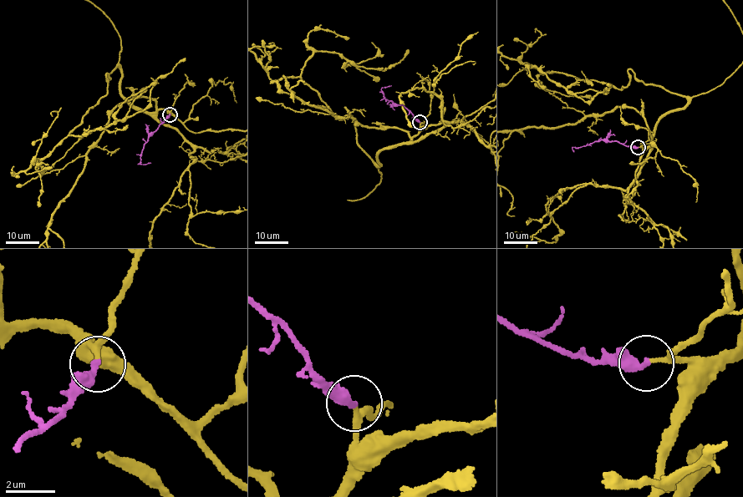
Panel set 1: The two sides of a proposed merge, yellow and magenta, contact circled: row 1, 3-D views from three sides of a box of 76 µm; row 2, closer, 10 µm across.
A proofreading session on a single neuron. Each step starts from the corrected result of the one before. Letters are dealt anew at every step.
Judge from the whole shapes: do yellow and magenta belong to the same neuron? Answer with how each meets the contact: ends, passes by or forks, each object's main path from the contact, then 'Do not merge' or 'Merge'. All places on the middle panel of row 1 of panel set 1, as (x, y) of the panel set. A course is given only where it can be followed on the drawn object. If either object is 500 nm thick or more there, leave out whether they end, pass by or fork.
At the ring yellow passes by. At the ring magenta ends. Course of magenta: (419, 122), (404, 106), (384, 98), (381, 88), (391, 86). Merge

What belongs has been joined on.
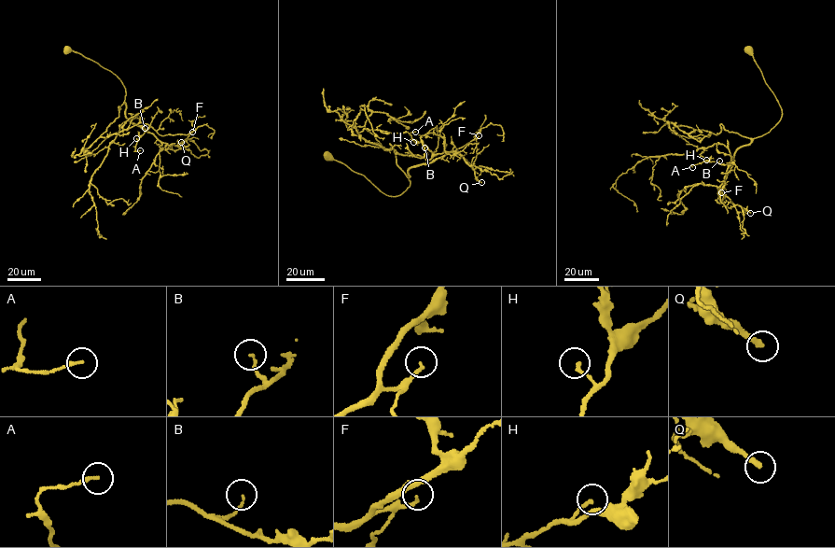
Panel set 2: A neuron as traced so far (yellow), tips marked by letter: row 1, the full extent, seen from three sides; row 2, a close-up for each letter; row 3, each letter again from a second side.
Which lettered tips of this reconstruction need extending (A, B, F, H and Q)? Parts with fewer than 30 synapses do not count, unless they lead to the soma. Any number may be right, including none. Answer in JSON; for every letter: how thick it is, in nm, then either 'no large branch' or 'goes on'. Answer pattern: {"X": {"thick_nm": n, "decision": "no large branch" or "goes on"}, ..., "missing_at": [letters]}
{"A": {"thick_nm": 150, "decision": "no large branch"}, "B": {"thick_nm": 110, "decision": "no large branch"}, "F": {"thick_nm": 150, "decision": "goes on"}, "H": {"thick_nm": 160, "decision": "no large branch"}, "Q": {"thick_nm": 240, "decision": "goes on"}, "missing_at": ["F", "Q"]}

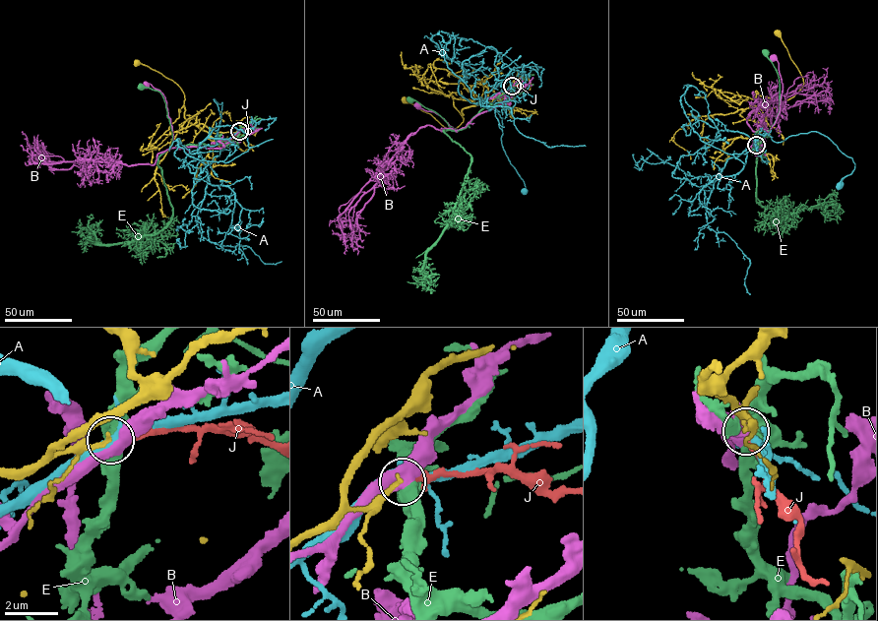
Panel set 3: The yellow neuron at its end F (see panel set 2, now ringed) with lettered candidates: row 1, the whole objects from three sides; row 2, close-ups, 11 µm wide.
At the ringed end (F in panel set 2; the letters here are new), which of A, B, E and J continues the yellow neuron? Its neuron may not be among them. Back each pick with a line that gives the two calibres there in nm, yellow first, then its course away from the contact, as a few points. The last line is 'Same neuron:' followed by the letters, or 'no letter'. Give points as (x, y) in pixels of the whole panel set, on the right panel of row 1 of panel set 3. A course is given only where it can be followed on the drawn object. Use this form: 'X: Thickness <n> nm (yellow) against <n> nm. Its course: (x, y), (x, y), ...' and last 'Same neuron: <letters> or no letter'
J: Thickness 180 nm (yellow) against 110 nm
Same neuron: J

